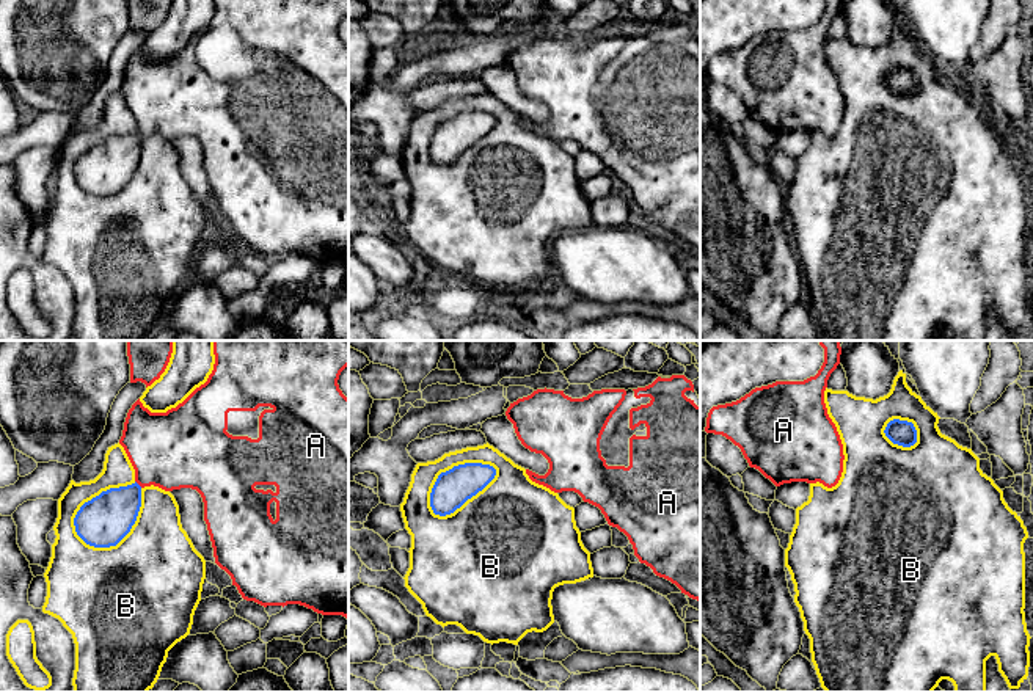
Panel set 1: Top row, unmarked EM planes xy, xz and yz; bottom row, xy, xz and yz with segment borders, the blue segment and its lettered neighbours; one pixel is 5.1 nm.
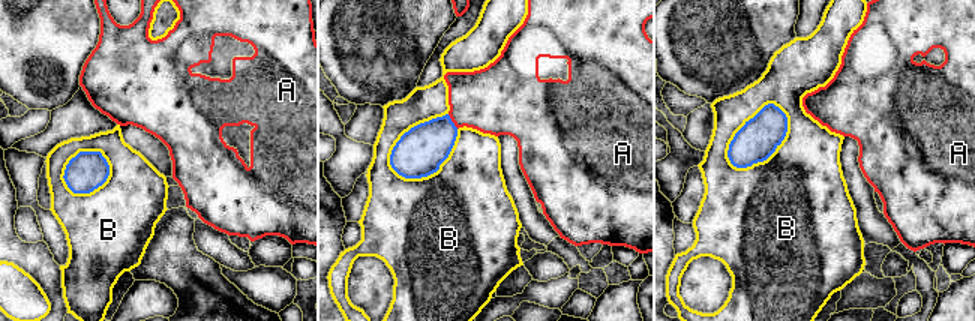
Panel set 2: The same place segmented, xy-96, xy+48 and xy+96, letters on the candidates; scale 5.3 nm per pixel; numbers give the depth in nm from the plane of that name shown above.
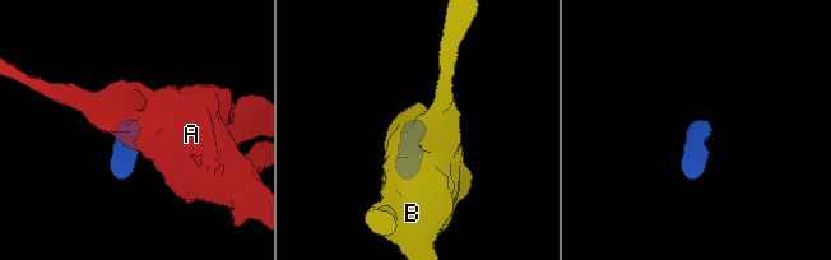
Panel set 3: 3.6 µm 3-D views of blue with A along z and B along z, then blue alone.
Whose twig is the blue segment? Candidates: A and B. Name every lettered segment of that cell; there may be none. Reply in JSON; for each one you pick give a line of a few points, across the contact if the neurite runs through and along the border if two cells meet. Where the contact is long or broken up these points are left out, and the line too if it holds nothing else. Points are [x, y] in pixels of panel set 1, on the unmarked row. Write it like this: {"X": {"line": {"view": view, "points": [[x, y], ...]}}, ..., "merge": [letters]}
{"A": {"line": {"view": "xy", "points": [[105, 168], [134, 140], [137, 132], [171, 99]]}}, "merge": ["A"]}

